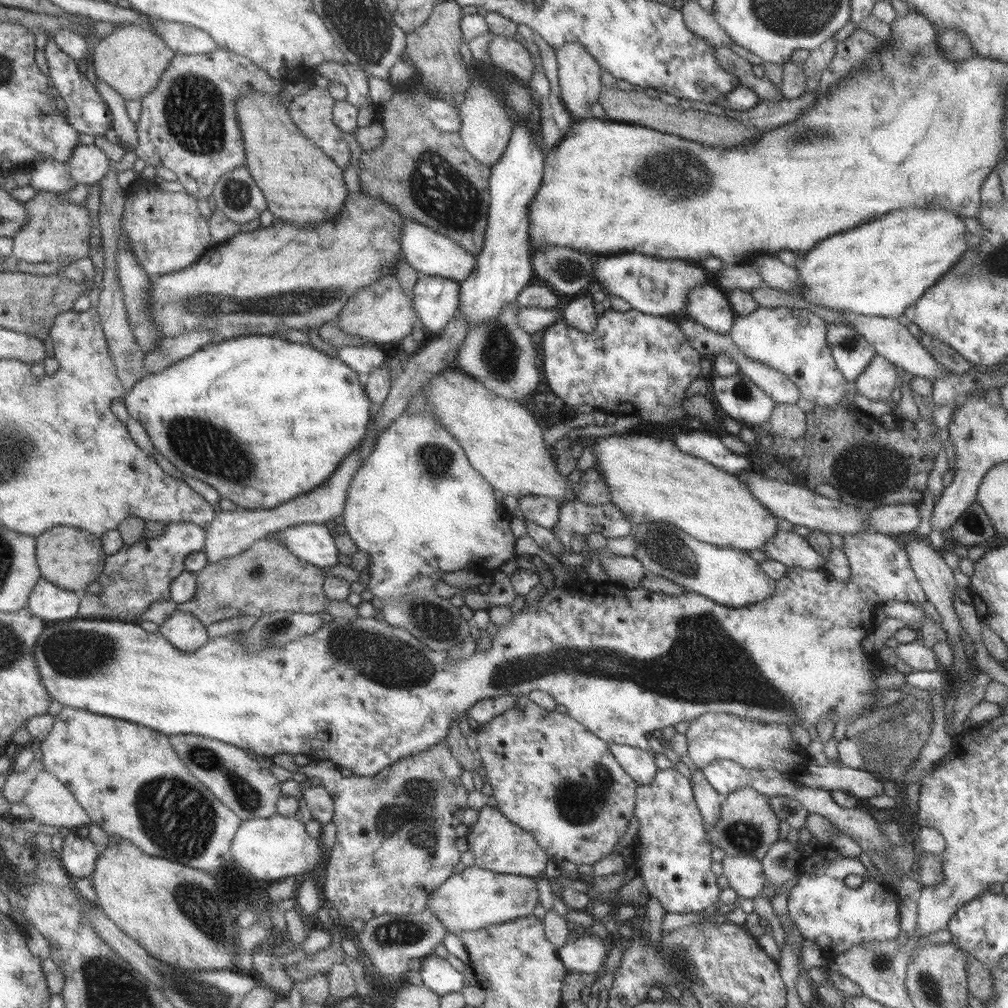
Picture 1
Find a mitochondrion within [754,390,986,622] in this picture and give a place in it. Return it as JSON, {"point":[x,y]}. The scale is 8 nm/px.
{"point":[972,523]}

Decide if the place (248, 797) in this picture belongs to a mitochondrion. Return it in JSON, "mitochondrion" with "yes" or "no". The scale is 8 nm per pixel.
{"mitochondrion":"yes"}

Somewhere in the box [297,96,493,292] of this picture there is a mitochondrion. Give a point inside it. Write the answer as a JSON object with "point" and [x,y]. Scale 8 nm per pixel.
{"point":[450,199]}

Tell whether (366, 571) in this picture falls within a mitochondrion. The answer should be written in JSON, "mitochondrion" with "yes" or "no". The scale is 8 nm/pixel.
{"mitochondrion":"no"}

